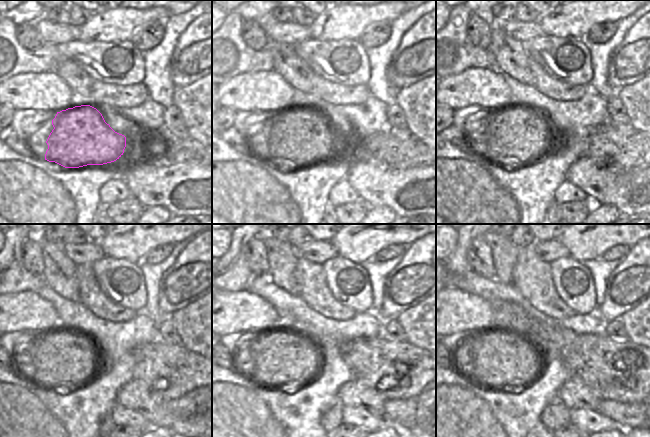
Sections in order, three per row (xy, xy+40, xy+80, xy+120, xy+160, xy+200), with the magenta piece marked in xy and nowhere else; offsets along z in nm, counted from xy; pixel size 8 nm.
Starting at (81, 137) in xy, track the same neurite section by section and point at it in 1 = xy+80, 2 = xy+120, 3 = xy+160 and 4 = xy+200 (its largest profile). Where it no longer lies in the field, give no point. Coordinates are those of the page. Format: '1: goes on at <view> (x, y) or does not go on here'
1: goes on at xy+80 (519, 134)
2: goes on at xy+120 (55, 358)
3: goes on at xy+160 (275, 358)
4: goes on at xy+200 (495, 358)

